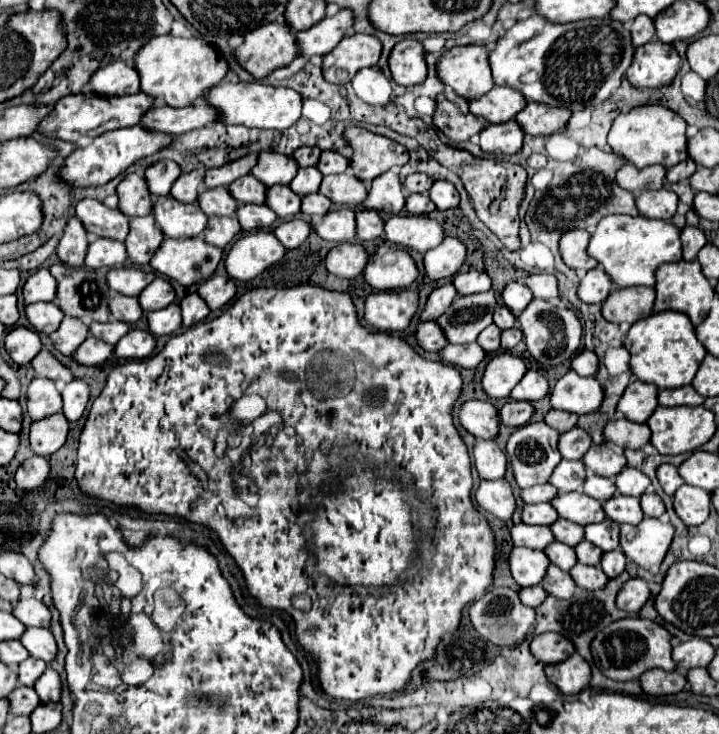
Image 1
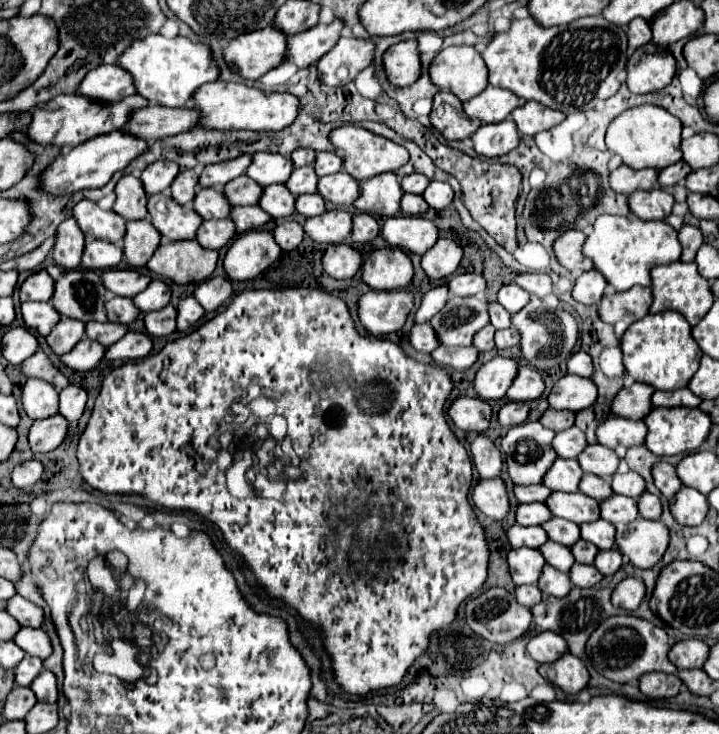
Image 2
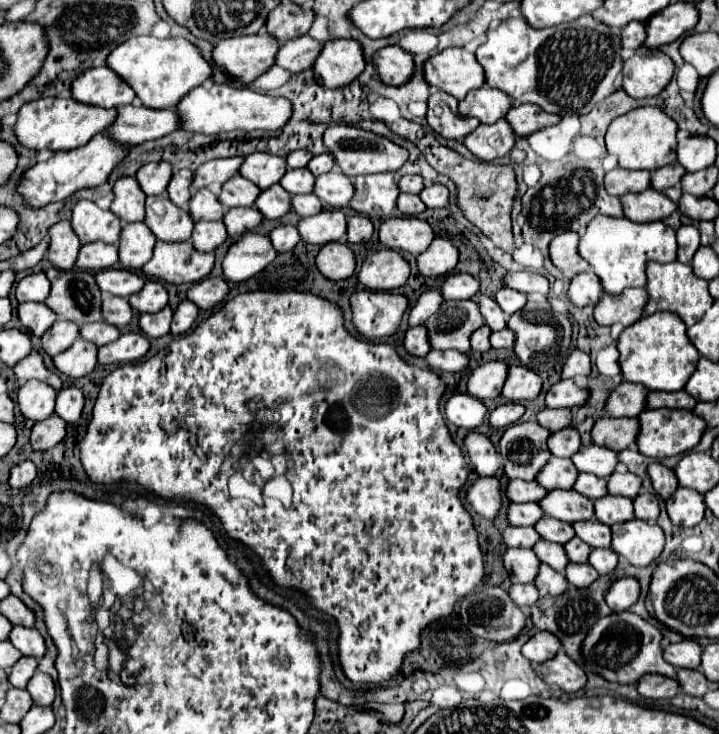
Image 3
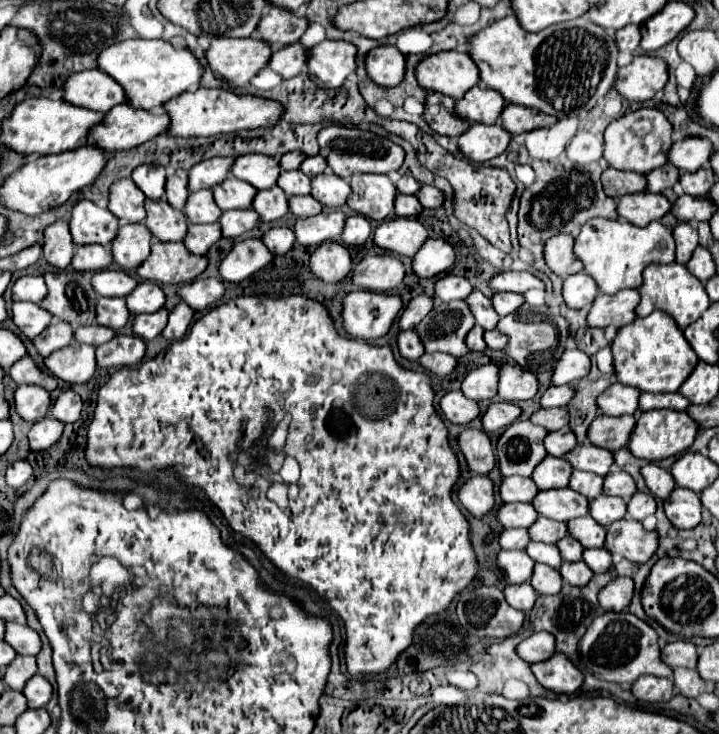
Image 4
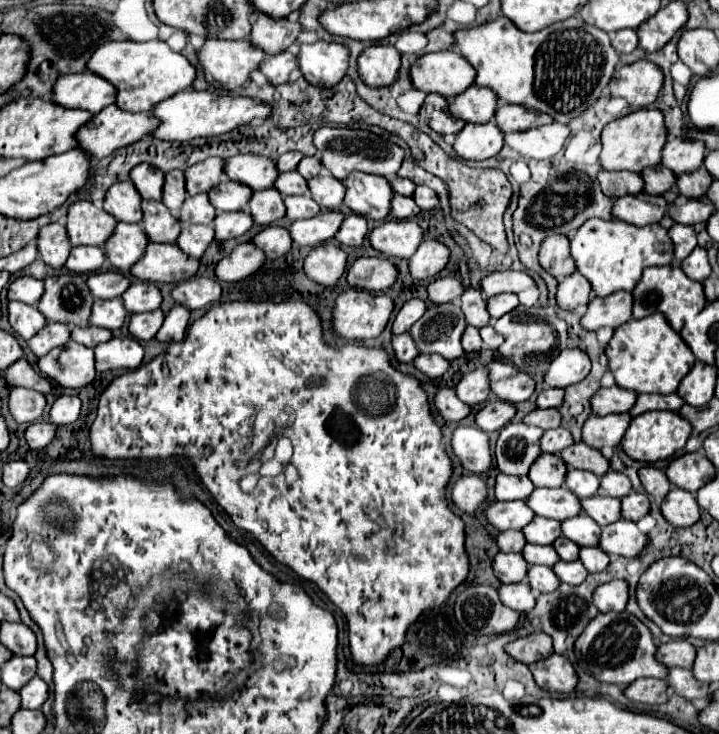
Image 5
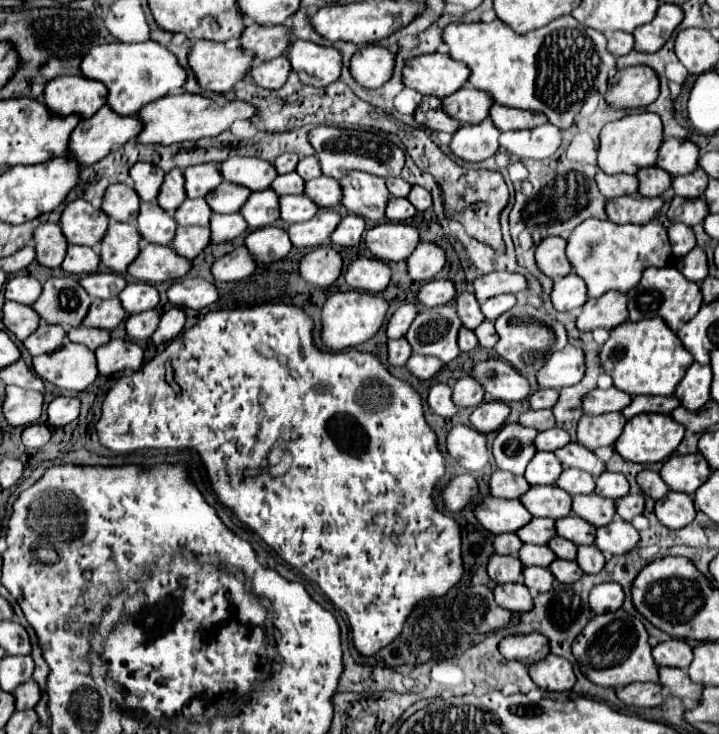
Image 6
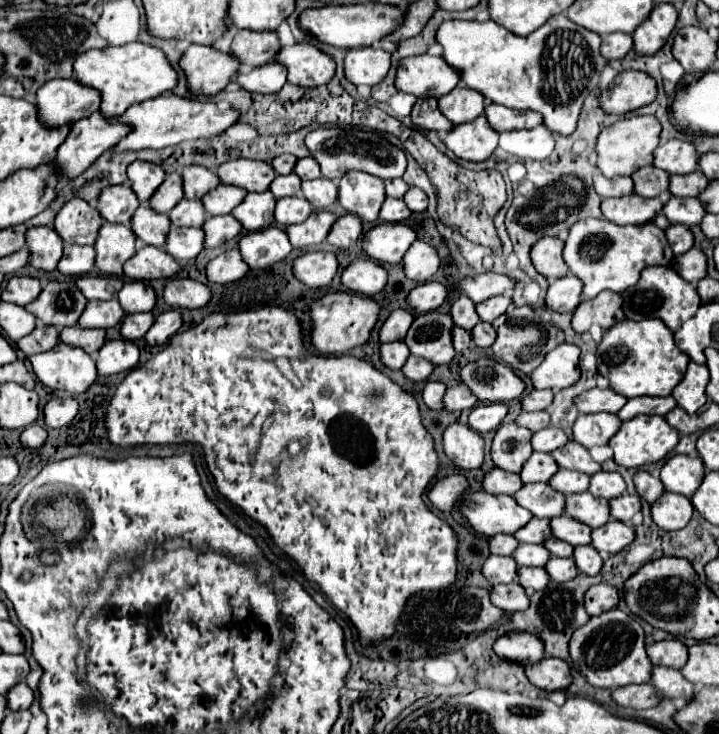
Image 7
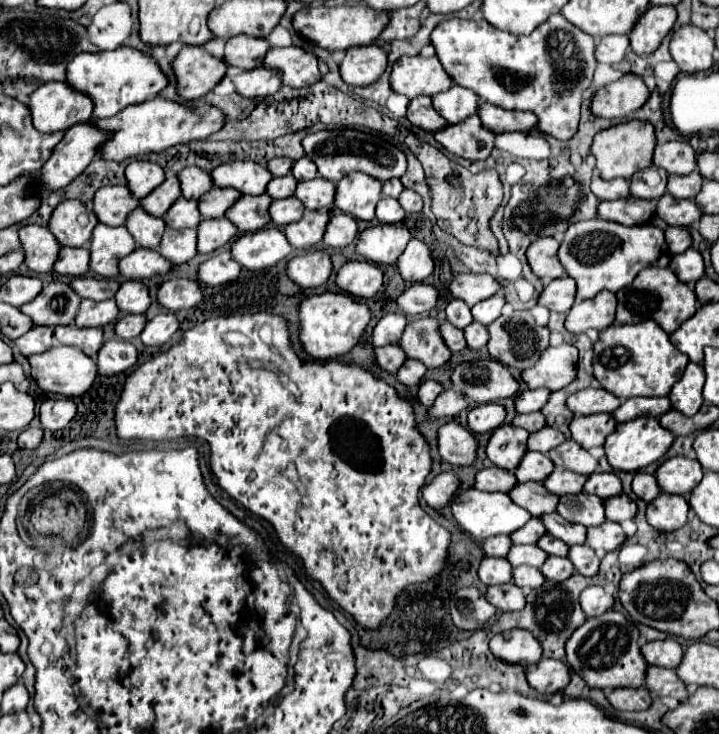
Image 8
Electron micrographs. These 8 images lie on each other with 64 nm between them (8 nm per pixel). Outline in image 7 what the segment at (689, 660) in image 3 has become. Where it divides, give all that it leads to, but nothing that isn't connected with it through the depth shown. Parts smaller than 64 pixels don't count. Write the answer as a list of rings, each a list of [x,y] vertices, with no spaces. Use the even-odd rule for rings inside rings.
[[[676,638],[652,642],[646,646],[646,654],[654,666],[662,665],[678,668],[678,670],[686,664],[686,652],[688,652],[688,648]]]

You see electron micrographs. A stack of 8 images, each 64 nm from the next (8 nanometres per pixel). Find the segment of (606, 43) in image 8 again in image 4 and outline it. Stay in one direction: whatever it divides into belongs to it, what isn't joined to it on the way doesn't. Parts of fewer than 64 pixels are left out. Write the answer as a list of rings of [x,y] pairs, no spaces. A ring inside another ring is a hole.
[[[626,26],[626,28],[618,30],[616,36],[614,36],[614,40],[616,40],[616,46],[620,50],[636,50],[638,44],[640,44],[638,26]]]

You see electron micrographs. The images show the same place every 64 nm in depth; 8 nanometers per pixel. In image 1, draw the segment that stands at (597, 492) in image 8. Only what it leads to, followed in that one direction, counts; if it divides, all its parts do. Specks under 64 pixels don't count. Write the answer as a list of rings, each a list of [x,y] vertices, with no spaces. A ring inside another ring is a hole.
[[[626,468],[616,476],[616,488],[624,496],[642,496],[648,486],[648,476],[642,474],[638,468]]]

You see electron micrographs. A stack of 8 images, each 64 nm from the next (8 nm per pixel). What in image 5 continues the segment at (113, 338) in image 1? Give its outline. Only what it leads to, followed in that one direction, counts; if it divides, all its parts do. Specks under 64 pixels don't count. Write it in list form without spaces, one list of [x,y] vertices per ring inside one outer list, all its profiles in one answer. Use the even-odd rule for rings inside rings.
[[[86,326],[86,328],[72,328],[70,338],[74,342],[80,342],[88,348],[96,348],[98,344],[106,342],[112,338],[112,332],[106,328],[98,328],[98,326]]]

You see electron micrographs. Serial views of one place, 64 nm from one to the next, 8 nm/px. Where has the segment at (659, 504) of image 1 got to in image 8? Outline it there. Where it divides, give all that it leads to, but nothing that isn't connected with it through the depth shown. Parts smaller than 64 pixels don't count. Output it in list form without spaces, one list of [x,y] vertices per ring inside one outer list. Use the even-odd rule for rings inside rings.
[[[618,494],[618,496],[612,496],[612,498],[604,500],[604,512],[606,512],[606,520],[622,522],[622,520],[634,518],[636,504],[626,494]]]

